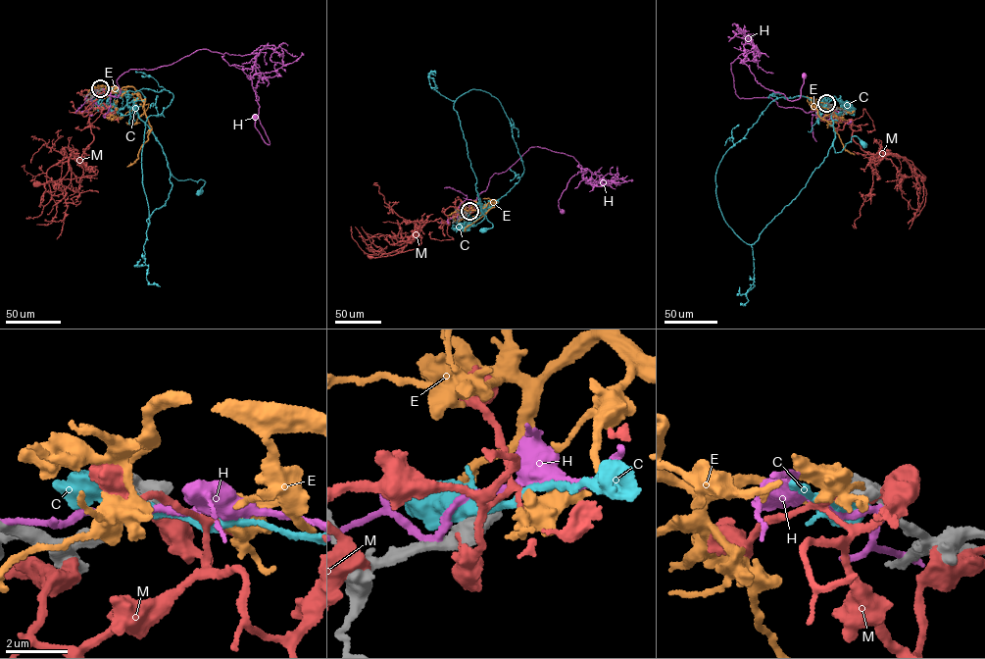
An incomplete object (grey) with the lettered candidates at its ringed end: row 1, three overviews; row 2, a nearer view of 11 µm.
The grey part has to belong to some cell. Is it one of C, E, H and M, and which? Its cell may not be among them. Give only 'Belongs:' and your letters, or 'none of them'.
Belongs: E

